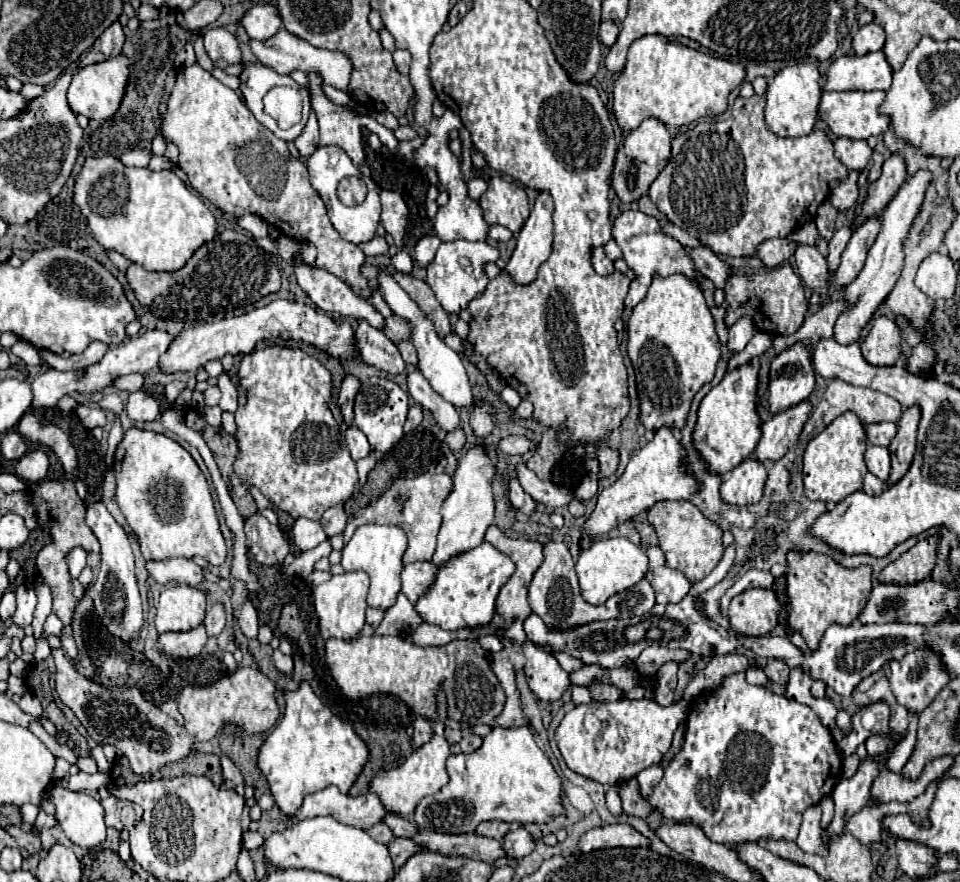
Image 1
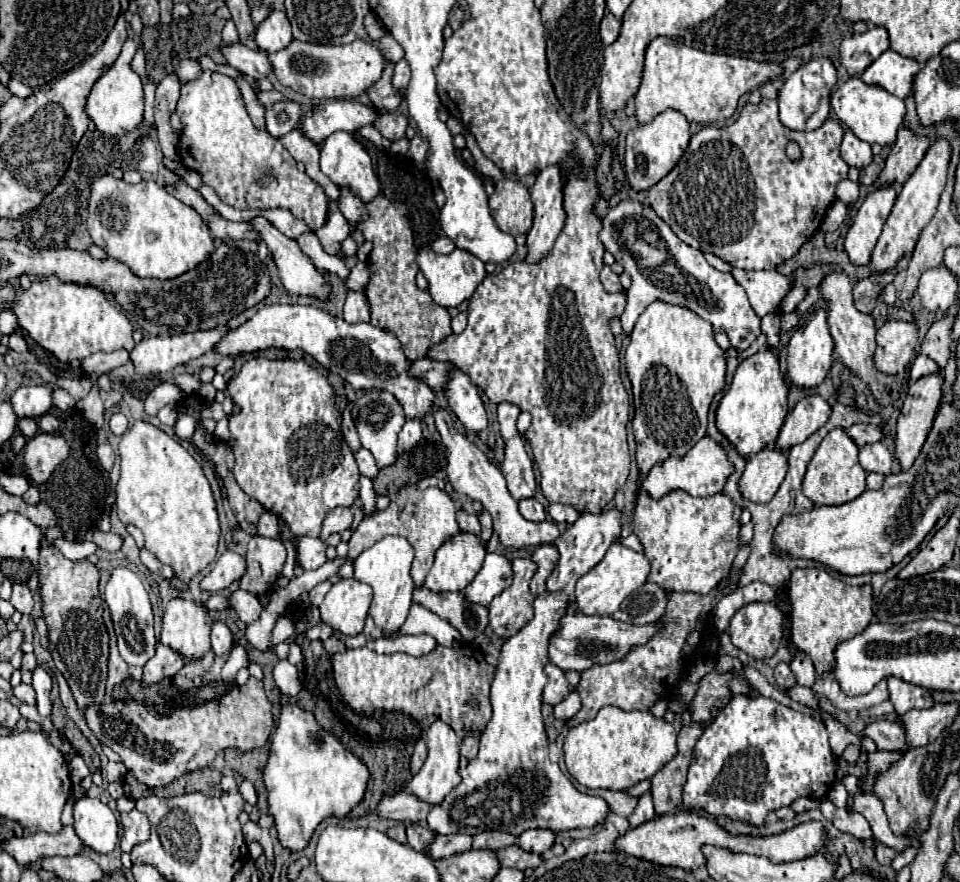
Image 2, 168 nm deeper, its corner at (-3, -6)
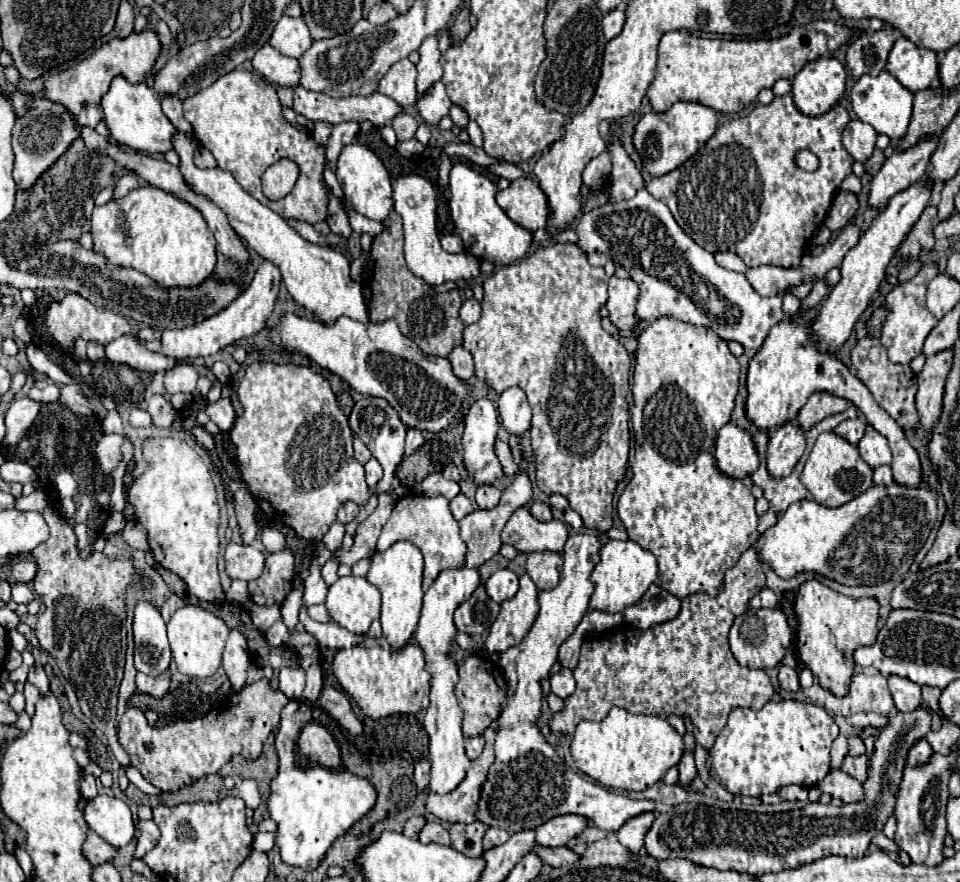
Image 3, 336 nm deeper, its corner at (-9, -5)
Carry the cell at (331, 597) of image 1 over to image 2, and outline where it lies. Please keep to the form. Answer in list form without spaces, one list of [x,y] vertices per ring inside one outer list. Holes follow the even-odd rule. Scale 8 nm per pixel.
[[[339,580],[321,602],[321,620],[345,636],[357,636],[363,630],[373,588],[359,580]]]

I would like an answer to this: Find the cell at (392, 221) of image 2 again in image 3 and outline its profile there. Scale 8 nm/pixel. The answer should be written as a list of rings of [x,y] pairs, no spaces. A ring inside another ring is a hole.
[[[391,211],[389,219],[383,221],[385,231],[375,237],[371,253],[363,275],[363,295],[373,323],[383,323],[383,319],[393,319],[405,337],[411,337],[425,355],[447,357],[457,345],[463,343],[463,321],[459,319],[461,297],[459,291],[435,293],[431,285],[415,277],[403,257],[403,227],[401,217]]]

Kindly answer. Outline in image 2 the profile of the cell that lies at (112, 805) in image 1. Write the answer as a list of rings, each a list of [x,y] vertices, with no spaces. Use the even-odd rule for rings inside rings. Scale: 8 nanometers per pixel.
[[[139,810],[123,812],[121,814],[121,826],[123,826],[123,836],[121,836],[121,850],[131,852],[131,848],[139,842],[145,842],[151,832],[151,824],[145,814]]]

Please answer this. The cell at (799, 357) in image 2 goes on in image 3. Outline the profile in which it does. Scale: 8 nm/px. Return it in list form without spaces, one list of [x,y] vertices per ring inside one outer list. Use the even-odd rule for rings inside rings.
[[[921,179],[913,183],[911,187],[899,191],[897,195],[891,197],[885,209],[879,211],[879,215],[873,219],[871,227],[863,233],[861,241],[845,255],[843,265],[841,265],[841,281],[831,289],[829,297],[825,299],[819,315],[815,317],[815,341],[821,351],[837,351],[839,345],[847,341],[847,337],[853,331],[855,321],[859,315],[865,311],[869,305],[873,293],[879,289],[879,283],[885,279],[885,269],[893,255],[897,253],[899,245],[923,213],[923,209],[929,205],[933,181],[931,179]]]

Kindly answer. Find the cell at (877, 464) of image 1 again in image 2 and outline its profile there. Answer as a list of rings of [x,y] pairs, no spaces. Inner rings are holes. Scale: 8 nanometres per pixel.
[[[883,442],[867,444],[859,450],[859,464],[865,472],[877,472],[877,474],[893,474],[893,456],[891,450]]]

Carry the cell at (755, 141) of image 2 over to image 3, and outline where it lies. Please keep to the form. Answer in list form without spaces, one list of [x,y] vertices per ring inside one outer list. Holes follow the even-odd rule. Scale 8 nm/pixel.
[[[791,95],[775,97],[769,105],[757,103],[747,117],[729,119],[719,125],[707,145],[689,157],[681,167],[667,175],[653,177],[647,191],[671,209],[679,227],[705,251],[733,251],[747,267],[799,267],[803,249],[823,225],[835,191],[841,181],[851,175],[853,157],[841,145],[841,133],[847,123],[849,113],[843,105],[835,105],[819,117],[809,117],[795,107]],[[801,149],[809,149],[819,157],[819,169],[815,173],[807,173],[797,167],[795,155]]]

